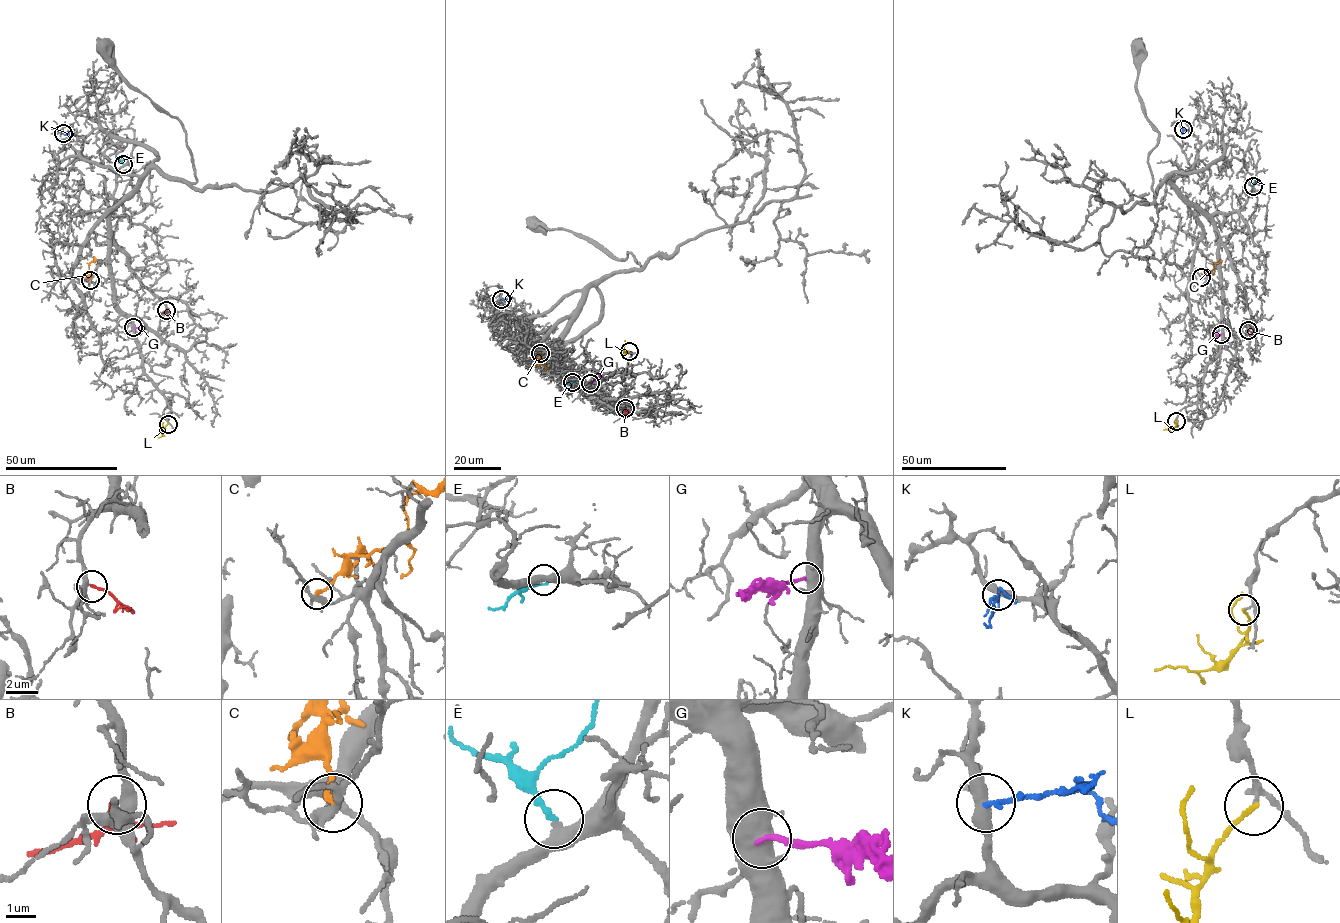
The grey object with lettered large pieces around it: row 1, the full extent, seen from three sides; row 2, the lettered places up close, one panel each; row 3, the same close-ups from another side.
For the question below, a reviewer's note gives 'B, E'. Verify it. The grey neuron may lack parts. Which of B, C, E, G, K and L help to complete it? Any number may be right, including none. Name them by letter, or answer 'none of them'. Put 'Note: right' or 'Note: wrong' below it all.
B, E
Note: right

